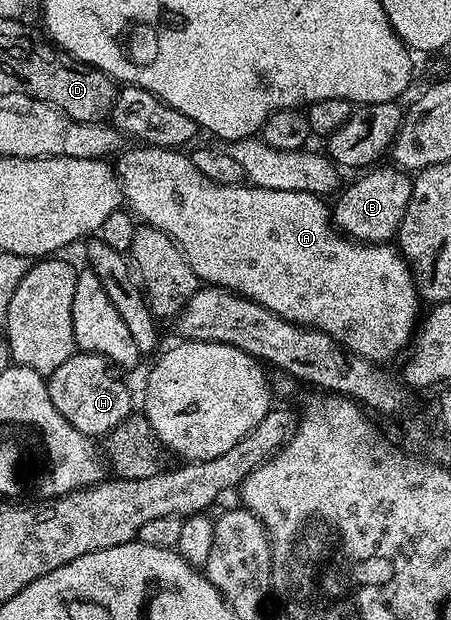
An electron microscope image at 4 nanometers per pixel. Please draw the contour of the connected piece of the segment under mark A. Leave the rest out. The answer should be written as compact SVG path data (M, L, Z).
M129 146L116 157L115 162L117 162L117 164L115 163L115 171L121 185L121 195L124 203L131 209L132 215L142 225L162 228L181 249L182 255L190 264L198 281L235 292L247 300L254 300L256 304L263 305L277 316L282 316L284 320L290 320L292 324L318 328L320 332L326 332L331 338L335 338L350 352L354 352L355 355L362 356L363 359L370 362L385 362L381 360L391 359L408 342L409 335L412 332L414 335L419 324L417 311L423 307L423 301L413 278L413 269L409 267L409 263L405 261L404 256L392 243L366 244L360 240L351 240L348 236L338 232L331 219L330 205L322 197L316 196L313 192L267 190L266 188L246 186L244 183L223 186L219 182L211 182L211 178L199 174L199 170L195 170L195 166L189 161L189 157L184 151L172 148Z

